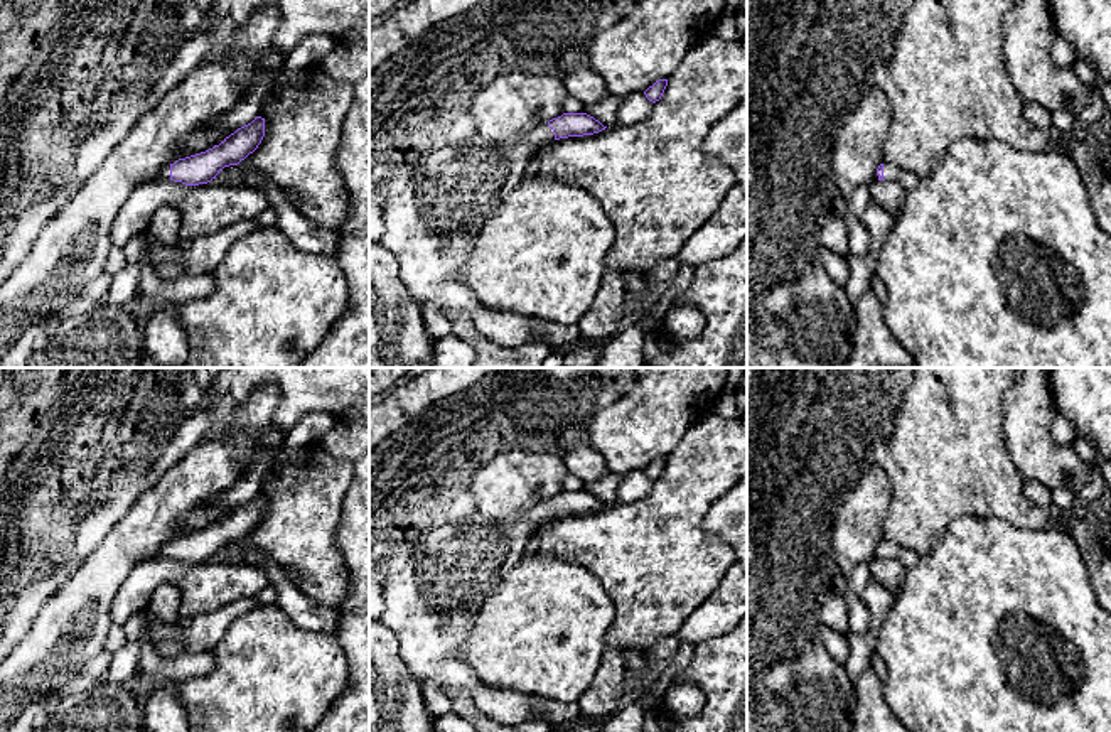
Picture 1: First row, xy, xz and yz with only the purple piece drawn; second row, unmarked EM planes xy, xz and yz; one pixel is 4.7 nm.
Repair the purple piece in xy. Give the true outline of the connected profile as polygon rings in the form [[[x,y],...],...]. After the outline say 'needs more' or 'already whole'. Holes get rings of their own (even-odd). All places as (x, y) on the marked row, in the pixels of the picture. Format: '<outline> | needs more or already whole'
[[[256,116],[251,123],[238,128],[234,133],[226,137],[219,145],[214,145],[206,152],[185,157],[185,159],[179,159],[177,162],[165,165],[155,179],[147,179],[143,182],[174,180],[174,182],[182,182],[185,186],[207,184],[212,179],[216,179],[216,175],[224,167],[238,165],[250,153],[253,153],[261,143],[263,137],[265,137],[265,118]]] | needs more

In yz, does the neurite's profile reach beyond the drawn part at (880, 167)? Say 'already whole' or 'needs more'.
needs more

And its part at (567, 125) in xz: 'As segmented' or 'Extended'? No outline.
Extended

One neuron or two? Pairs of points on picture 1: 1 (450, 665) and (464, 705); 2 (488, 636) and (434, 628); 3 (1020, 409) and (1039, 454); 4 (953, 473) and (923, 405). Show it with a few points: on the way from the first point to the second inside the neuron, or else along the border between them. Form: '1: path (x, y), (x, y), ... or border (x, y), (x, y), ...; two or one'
1: border (449, 690), (466, 688), (474, 704), (486, 714); two
2: border (466, 631), (464, 660), (474, 672); two
3: path (1027, 420), (1030, 442); one
4: path (944, 456), (933, 422); one

